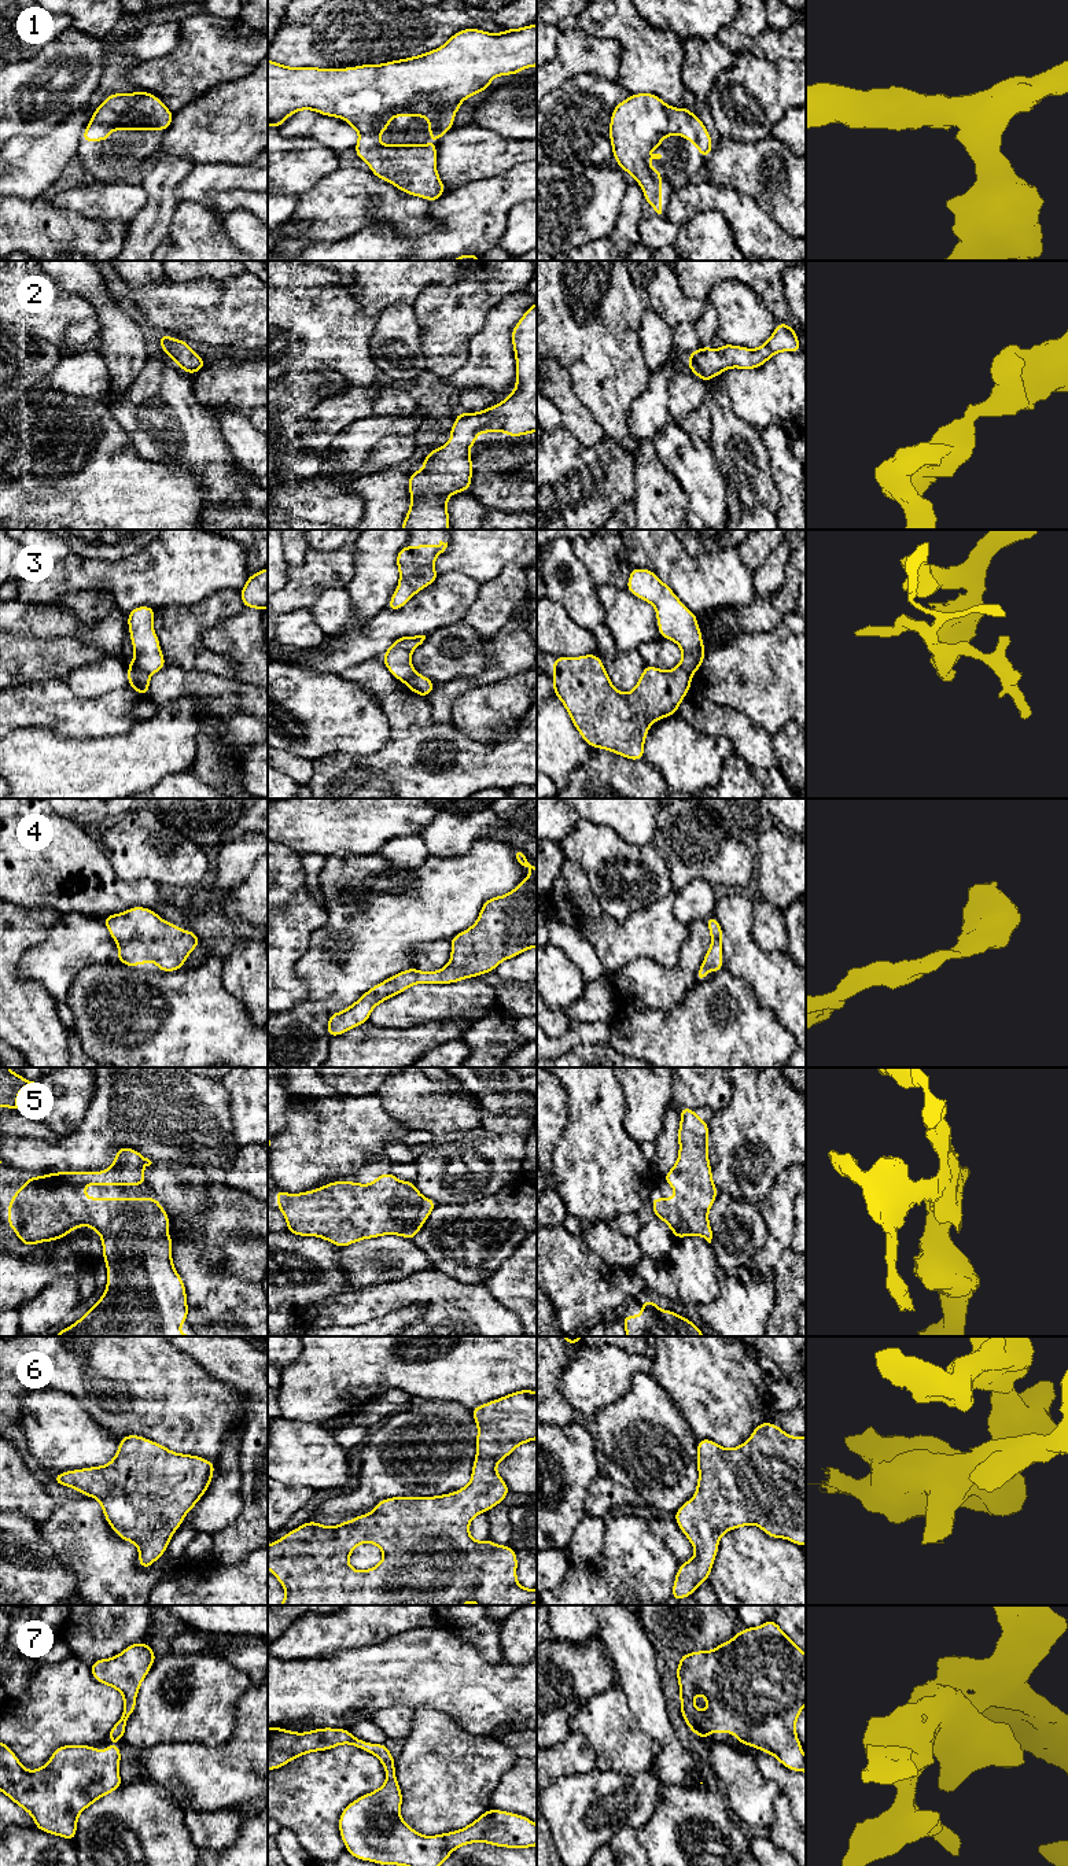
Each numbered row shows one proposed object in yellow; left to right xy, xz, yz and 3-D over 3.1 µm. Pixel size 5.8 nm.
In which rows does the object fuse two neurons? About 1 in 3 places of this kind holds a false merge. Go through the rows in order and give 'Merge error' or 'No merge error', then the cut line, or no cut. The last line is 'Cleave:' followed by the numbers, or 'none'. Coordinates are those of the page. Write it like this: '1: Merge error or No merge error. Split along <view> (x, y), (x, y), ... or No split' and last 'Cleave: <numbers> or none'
1: No merge error. No split
2: No merge error. No split
3: Merge error. Split along xy (129, 664), (137, 666), (148, 675)
4: No merge error. No split
5: No merge error. No split
6: No merge error. No split
7: No merge error. No split
Cleave: 3

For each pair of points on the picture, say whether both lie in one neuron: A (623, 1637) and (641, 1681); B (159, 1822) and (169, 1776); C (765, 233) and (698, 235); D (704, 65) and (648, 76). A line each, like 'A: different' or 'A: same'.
A: same
B: different
C: different
D: different

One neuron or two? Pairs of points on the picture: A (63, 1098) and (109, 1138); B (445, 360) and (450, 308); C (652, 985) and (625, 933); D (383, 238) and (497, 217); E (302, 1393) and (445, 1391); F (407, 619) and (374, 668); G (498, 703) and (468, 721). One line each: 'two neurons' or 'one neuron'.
A: two neurons
B: one neuron
C: two neurons
D: one neuron
E: one neuron
F: two neurons
G: one neuron

